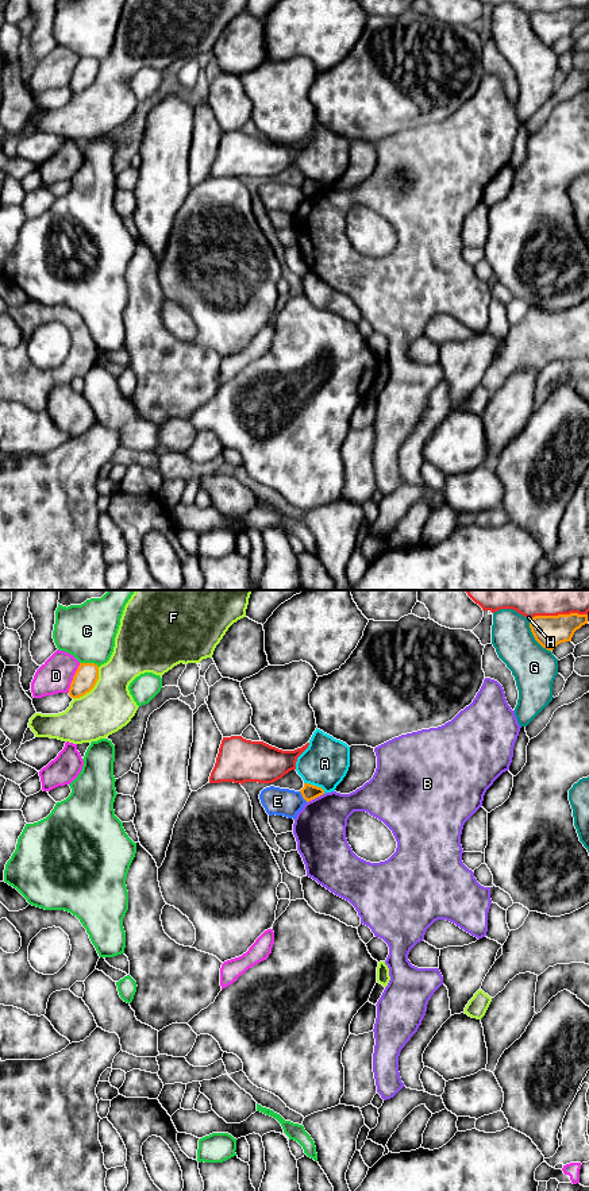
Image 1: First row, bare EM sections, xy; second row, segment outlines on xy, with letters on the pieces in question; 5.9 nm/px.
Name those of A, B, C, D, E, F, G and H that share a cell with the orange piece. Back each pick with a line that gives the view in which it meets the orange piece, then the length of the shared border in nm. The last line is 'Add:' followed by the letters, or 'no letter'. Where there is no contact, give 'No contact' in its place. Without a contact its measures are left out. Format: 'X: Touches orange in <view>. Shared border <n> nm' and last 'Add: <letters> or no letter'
Add: no letter

